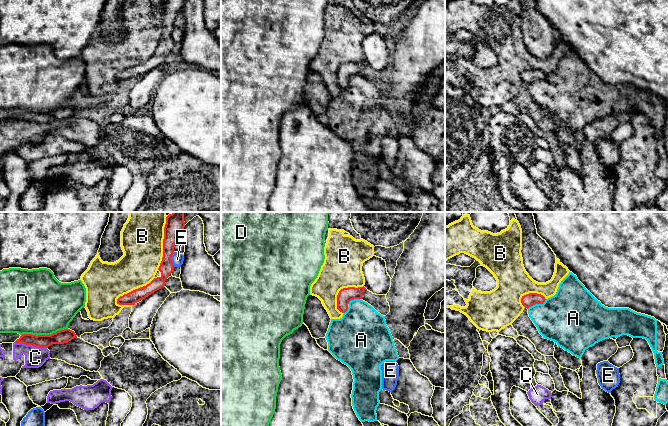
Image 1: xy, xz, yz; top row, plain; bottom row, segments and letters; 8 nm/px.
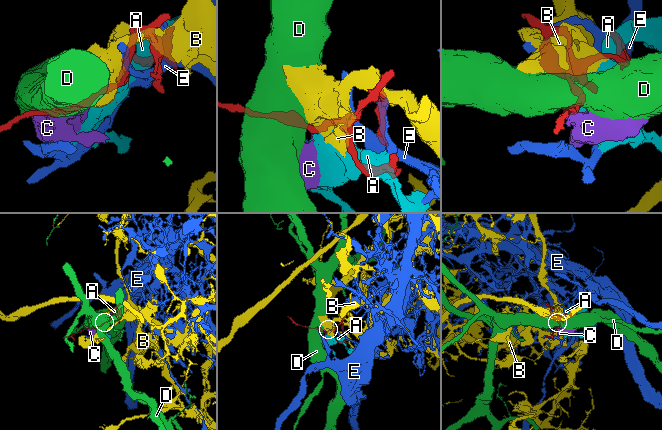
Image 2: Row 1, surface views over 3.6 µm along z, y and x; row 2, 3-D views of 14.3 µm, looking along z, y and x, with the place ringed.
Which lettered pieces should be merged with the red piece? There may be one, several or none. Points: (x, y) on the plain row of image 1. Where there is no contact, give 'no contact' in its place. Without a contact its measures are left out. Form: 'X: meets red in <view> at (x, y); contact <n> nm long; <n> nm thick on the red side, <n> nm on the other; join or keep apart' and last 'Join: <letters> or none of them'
A: meets red in yz at (536, 79); contact 180 nm long; 110 nm thick on the red side, 400 nm on the other; keep apart
B: meets red in xy at (133, 66); contact 380 nm long; 100 nm thick on the red side, 320 nm on the other; keep apart
C: meets red in xy at (31, 120); contact 260 nm long; 110 nm thick on the red side, 170 nm on the other; keep apart
D: meets red in xy at (44, 111); contact 380 nm long; 110 nm thick on the red side, 480 nm on the other; keep apart
E: meets red in xy at (170, 35); contact 120 nm long; 130 nm thick on the red side, 100 nm on the other; keep apart
Join: none of them

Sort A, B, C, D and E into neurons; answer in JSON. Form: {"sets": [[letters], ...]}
{"sets": [["A"], ["B"], ["C"], ["D"], ["E"]]}

